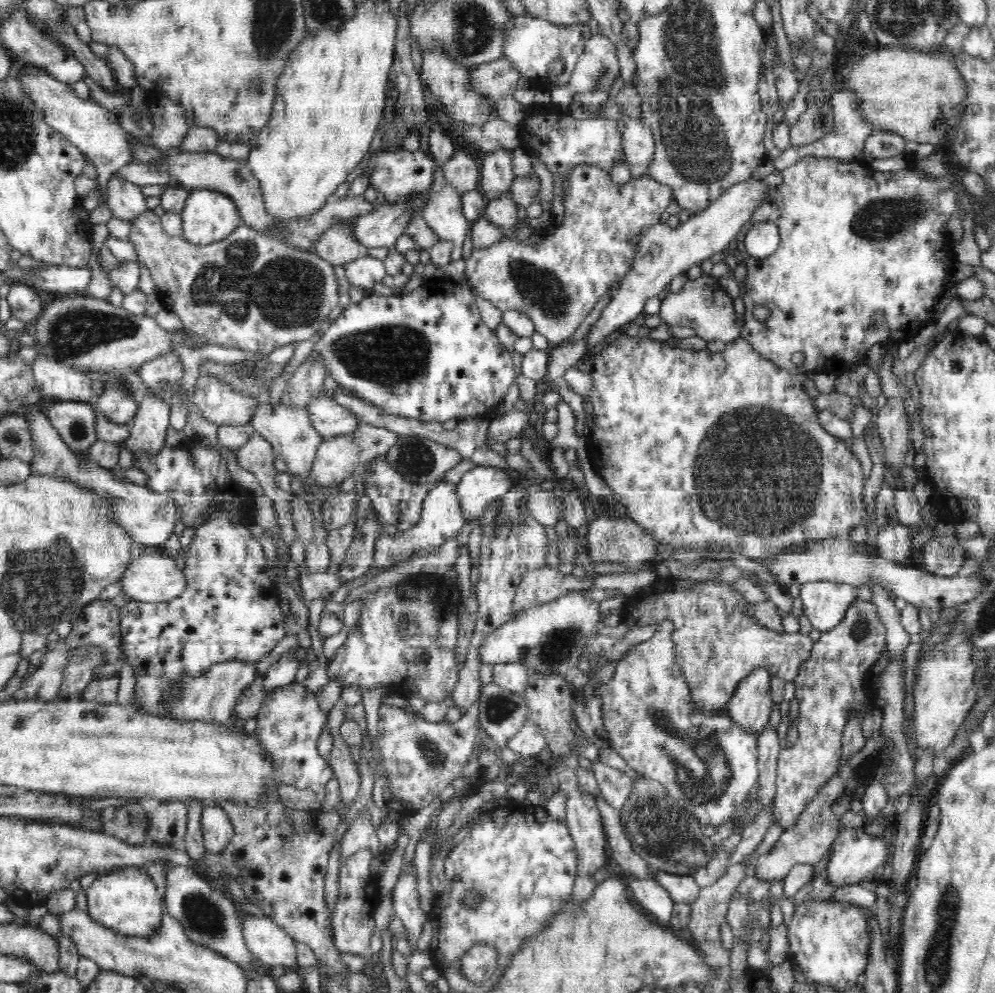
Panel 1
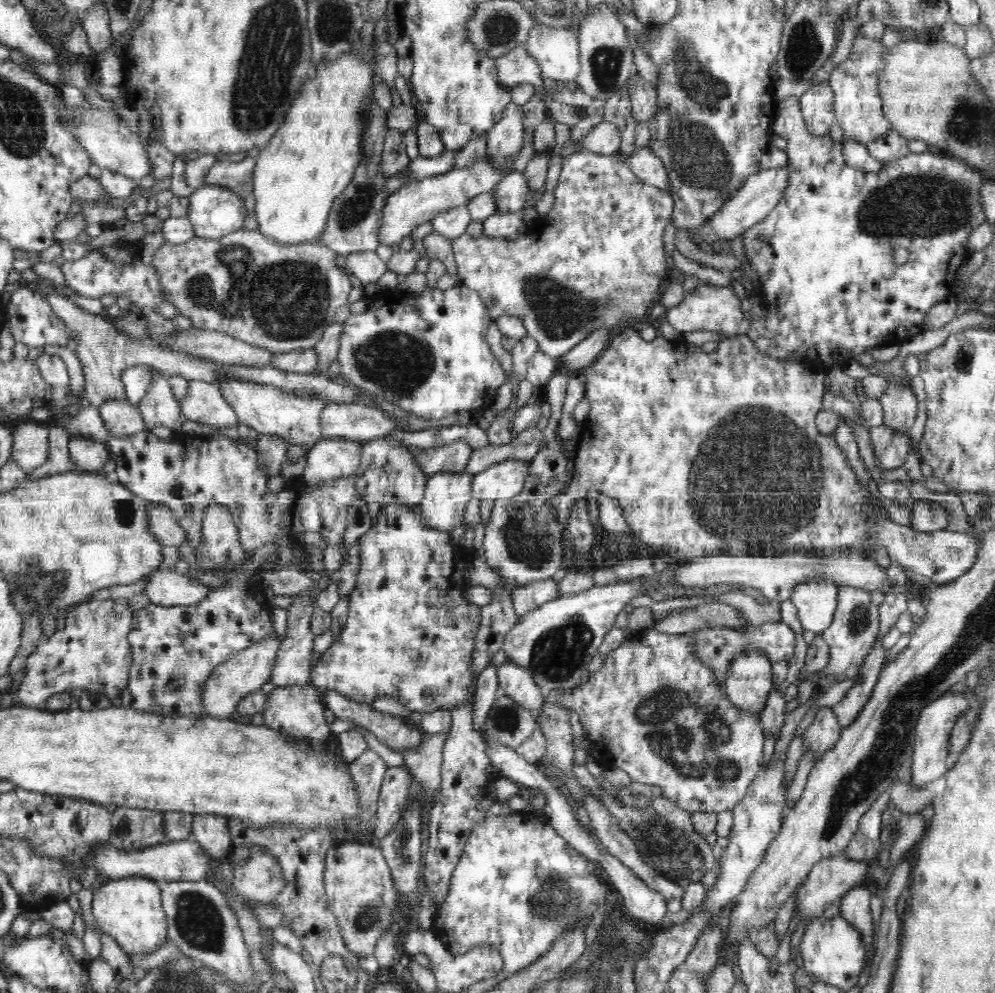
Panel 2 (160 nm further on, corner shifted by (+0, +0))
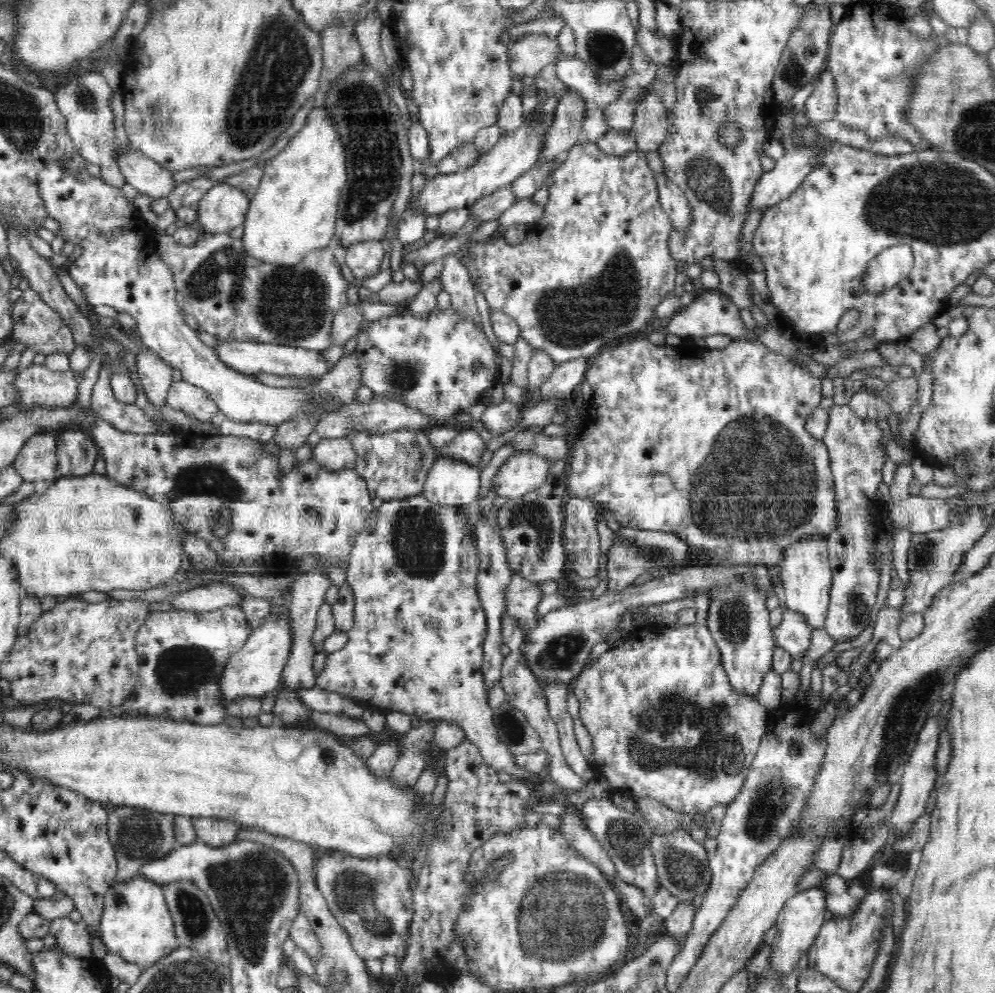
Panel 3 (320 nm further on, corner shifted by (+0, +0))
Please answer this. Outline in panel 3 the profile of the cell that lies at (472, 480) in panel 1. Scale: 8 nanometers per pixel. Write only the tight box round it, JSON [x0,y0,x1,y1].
[492,451,550,501]

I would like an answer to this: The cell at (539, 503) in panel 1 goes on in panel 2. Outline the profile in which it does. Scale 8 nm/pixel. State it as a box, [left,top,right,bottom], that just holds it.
[552,329,979,585]

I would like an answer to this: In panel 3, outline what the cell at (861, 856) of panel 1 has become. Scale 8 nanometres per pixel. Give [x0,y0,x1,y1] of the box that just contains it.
[769,886,826,976]

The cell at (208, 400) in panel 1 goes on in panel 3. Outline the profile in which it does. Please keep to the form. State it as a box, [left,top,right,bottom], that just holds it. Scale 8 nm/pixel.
[166,379,222,422]

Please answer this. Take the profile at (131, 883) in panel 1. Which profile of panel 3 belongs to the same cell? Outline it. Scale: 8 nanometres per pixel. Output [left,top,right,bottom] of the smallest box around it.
[100,876,179,970]

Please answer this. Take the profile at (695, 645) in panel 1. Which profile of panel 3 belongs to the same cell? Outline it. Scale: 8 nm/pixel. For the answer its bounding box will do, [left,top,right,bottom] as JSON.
[772,609,813,659]

